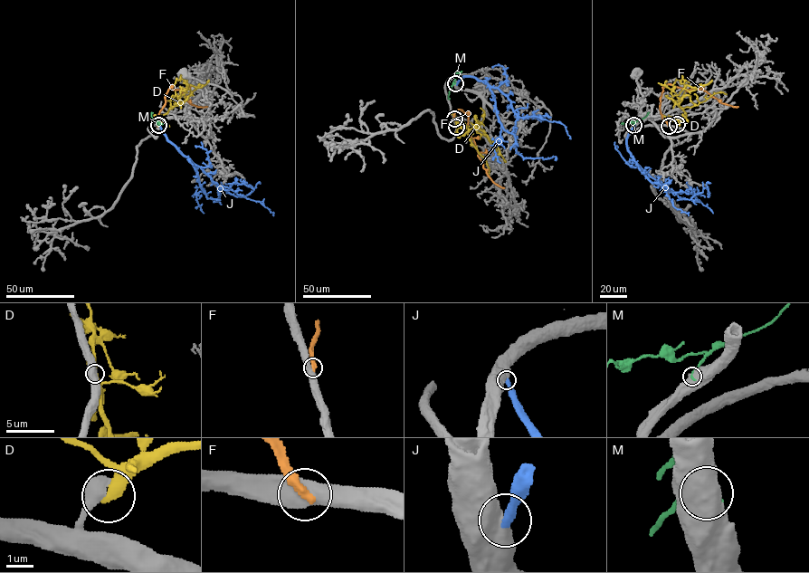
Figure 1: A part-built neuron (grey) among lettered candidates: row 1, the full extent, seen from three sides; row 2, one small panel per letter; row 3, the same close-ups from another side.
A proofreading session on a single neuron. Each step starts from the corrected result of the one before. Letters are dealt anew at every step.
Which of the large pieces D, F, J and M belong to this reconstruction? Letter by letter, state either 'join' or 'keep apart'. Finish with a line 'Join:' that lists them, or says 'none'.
D: keep apart
F: keep apart
J: join
M: keep apart
Join: J

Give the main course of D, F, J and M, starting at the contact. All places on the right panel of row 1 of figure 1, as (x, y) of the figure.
D: (677, 124), (687, 119), (672, 97), (686, 85), (699, 87), (712, 80)
F: (669, 126), (660, 109), (660, 97), (668, 84), (686, 90), (703, 90), (720, 102), (738, 107)
J: (634, 125), (627, 149), (680, 198), (690, 199), (704, 187), (709, 196), (709, 182)
M: (633, 125), (649, 112)

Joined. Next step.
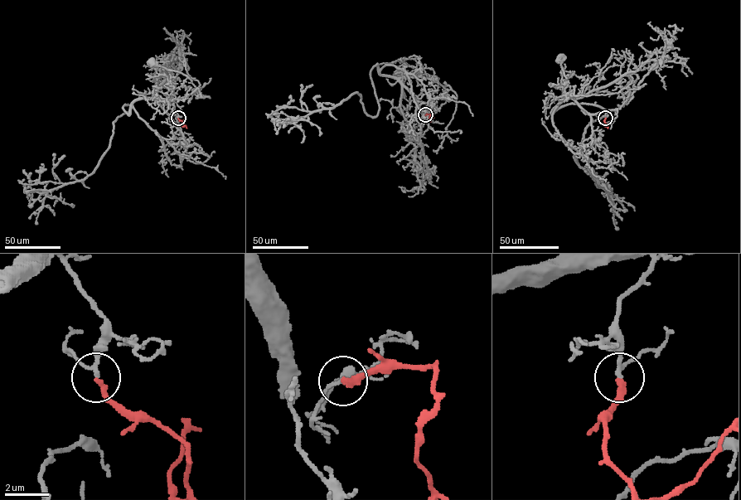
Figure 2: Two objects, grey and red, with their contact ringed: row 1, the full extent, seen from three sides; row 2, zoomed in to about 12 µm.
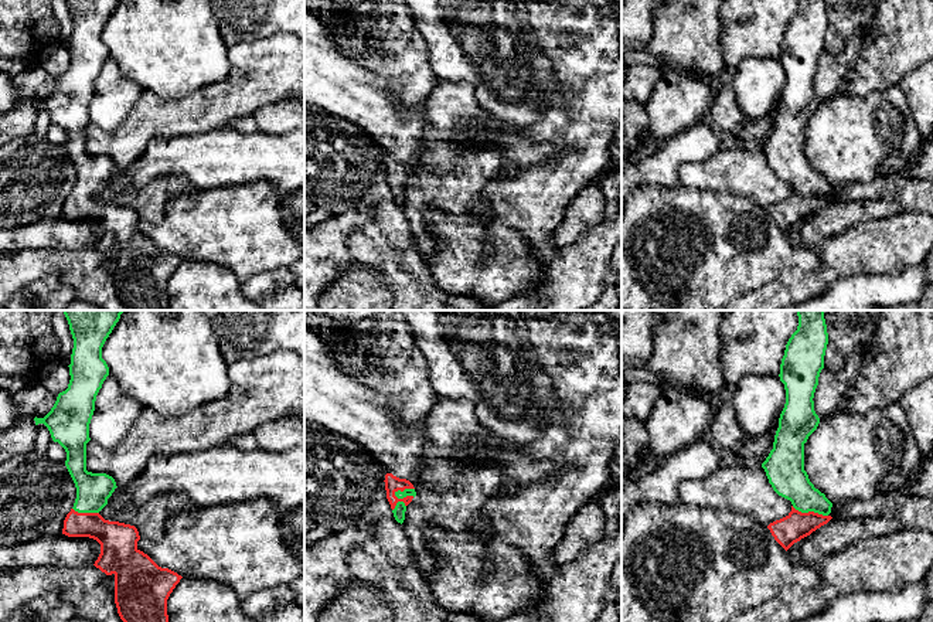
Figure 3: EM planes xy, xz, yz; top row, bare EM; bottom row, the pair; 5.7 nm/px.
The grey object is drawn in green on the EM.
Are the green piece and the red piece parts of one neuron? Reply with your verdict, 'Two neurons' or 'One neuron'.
One neuron

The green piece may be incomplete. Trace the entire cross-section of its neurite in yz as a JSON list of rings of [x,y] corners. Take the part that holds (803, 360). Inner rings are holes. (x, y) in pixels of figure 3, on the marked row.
[[[797,310],[797,316],[799,326],[786,344],[779,374],[786,390],[786,404],[779,418],[773,449],[762,463],[773,490],[793,504],[791,511],[786,517],[767,526],[774,540],[786,551],[832,519],[830,516],[832,503],[814,487],[804,470],[804,443],[820,424],[813,398],[820,373],[824,368],[824,356],[828,344],[827,324],[824,310]]]

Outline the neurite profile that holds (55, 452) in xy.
[[[51,442],[47,451],[50,459],[65,463],[67,452],[58,442]]]

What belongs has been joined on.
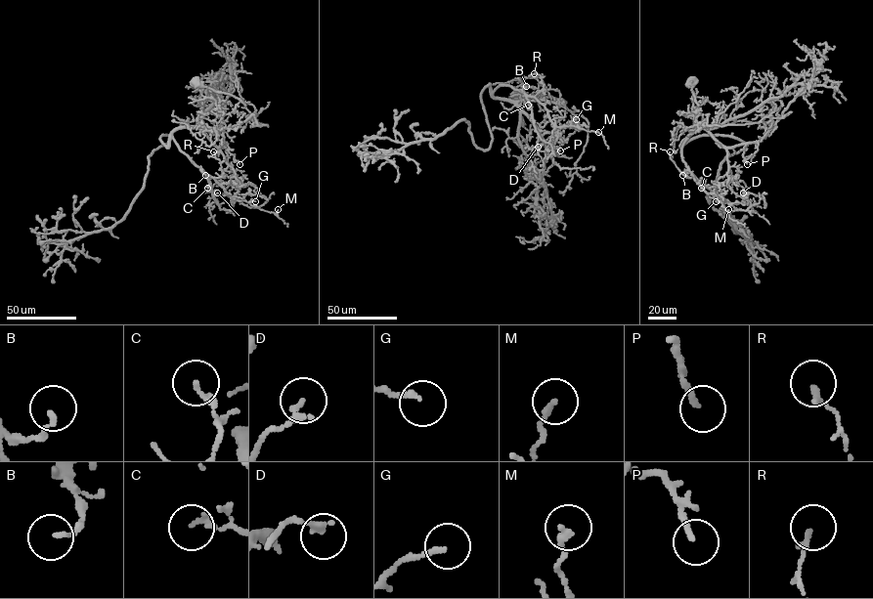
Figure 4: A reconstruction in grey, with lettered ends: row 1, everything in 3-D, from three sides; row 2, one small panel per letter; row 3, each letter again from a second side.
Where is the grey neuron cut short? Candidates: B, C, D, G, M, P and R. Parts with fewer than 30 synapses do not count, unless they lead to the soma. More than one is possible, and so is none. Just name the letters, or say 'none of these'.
P

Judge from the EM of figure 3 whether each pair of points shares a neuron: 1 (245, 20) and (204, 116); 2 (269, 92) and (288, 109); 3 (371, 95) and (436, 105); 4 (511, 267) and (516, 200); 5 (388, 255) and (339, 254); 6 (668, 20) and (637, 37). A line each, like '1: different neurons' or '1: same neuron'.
1: different neurons
2: different neurons
3: different neurons
4: different neurons
5: different neurons
6: different neurons

